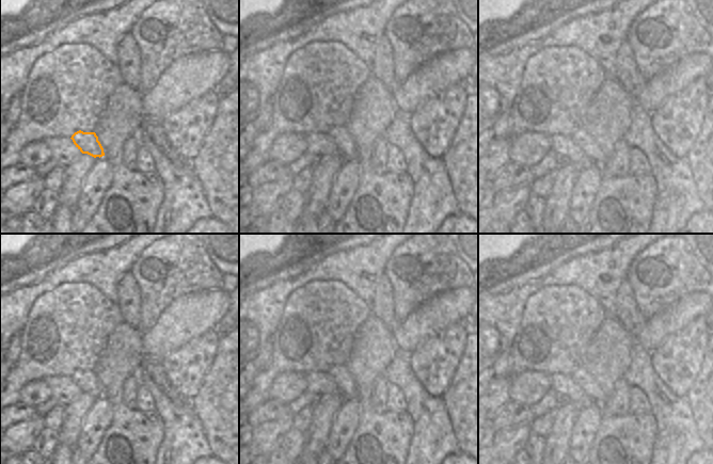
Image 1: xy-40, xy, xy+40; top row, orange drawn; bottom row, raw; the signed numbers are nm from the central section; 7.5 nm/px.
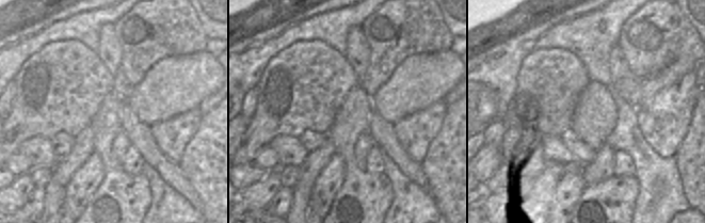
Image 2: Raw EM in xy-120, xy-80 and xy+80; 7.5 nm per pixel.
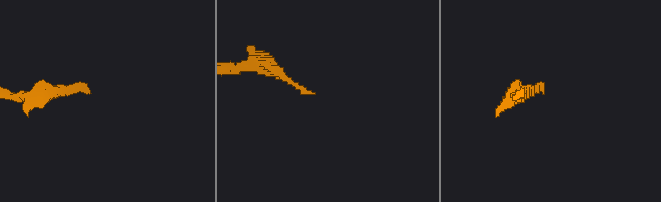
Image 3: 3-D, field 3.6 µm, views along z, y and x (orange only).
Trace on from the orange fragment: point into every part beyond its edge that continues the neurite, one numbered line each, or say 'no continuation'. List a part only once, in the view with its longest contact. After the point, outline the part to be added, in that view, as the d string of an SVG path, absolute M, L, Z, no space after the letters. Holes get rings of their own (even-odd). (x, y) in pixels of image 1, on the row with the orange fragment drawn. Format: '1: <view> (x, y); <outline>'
no continuation

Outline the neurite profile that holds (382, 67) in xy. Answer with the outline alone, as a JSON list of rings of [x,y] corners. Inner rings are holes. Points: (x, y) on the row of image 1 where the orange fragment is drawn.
[[[384,36],[375,42],[375,57],[370,65],[370,77],[378,79],[392,94],[400,86],[394,76],[392,46]]]

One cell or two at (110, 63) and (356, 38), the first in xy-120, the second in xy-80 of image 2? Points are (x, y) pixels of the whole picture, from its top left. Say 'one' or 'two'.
one

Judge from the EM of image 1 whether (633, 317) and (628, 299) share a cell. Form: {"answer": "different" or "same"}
{"answer": "same"}

